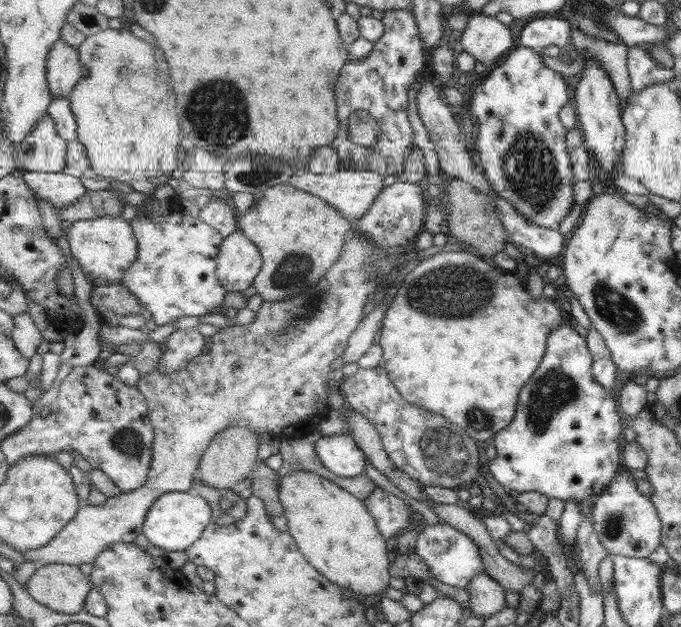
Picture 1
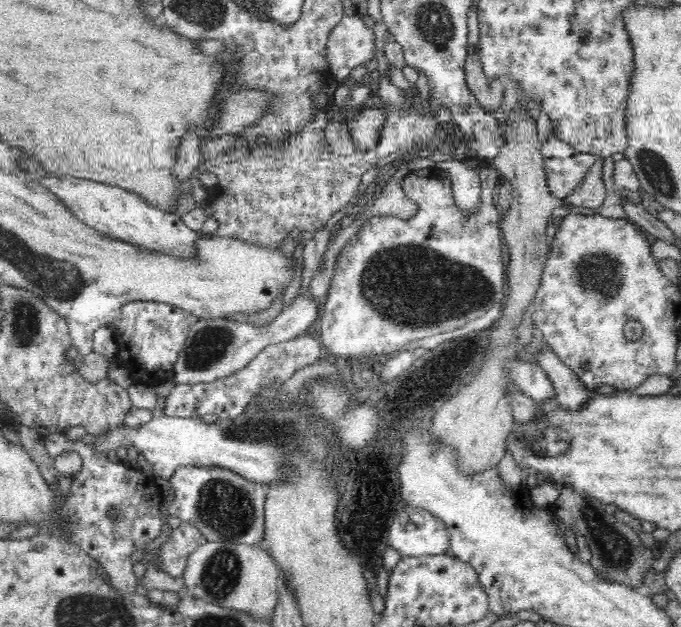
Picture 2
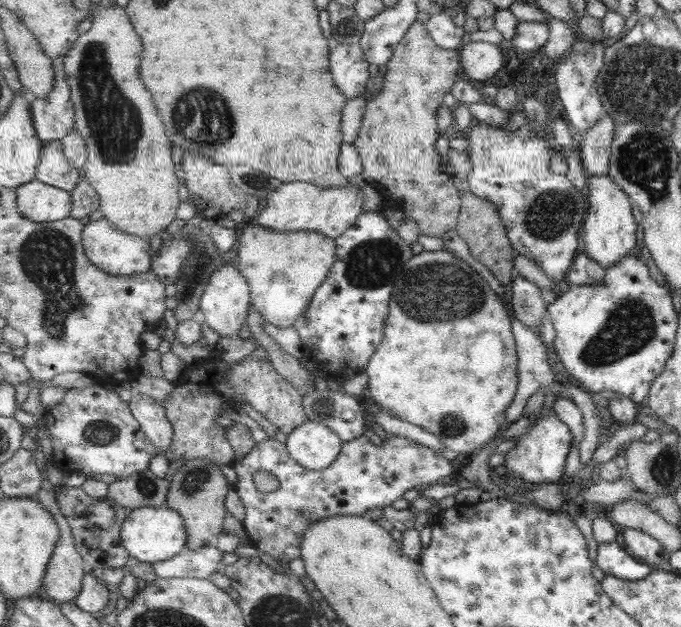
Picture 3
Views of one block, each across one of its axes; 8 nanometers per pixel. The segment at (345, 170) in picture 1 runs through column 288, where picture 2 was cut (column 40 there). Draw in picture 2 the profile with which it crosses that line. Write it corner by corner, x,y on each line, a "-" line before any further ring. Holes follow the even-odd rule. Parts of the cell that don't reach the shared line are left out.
72,176
46,177
37,182
58,195
68,209
76,215
76,218
102,234
174,259
186,259
186,261
196,263
195,259
199,258
196,244
203,234
186,226
182,217
172,210
152,206
139,194
124,190
119,186

